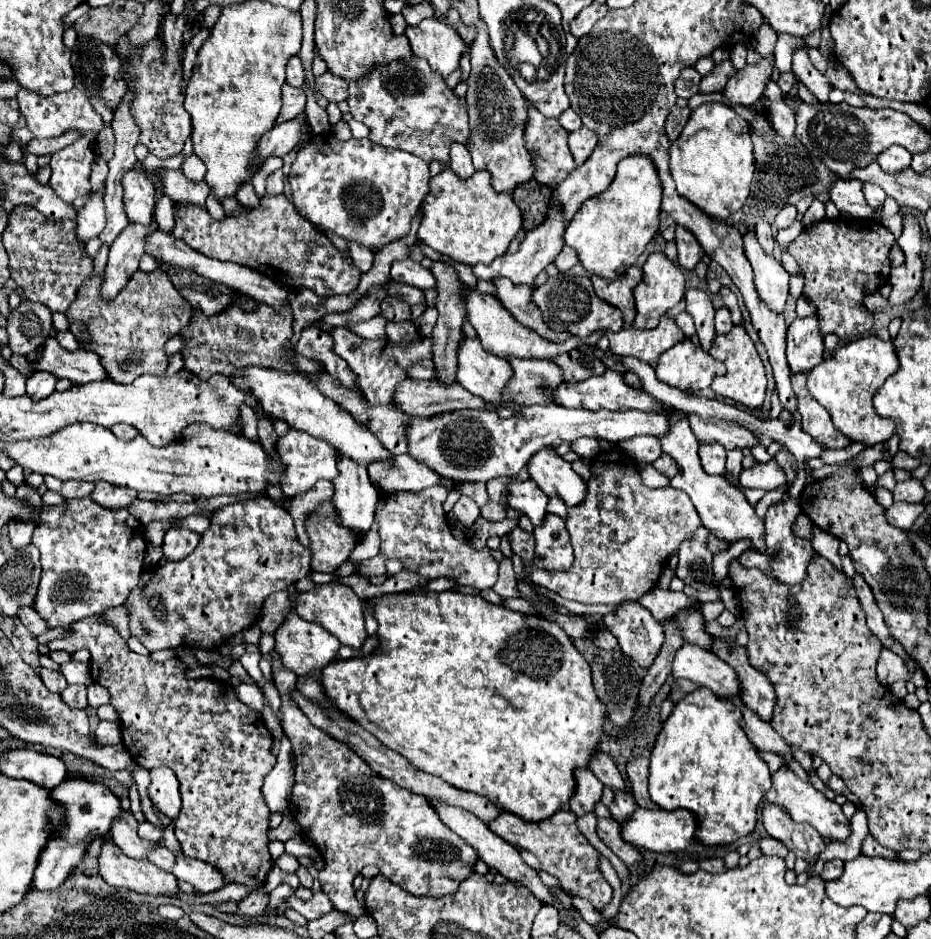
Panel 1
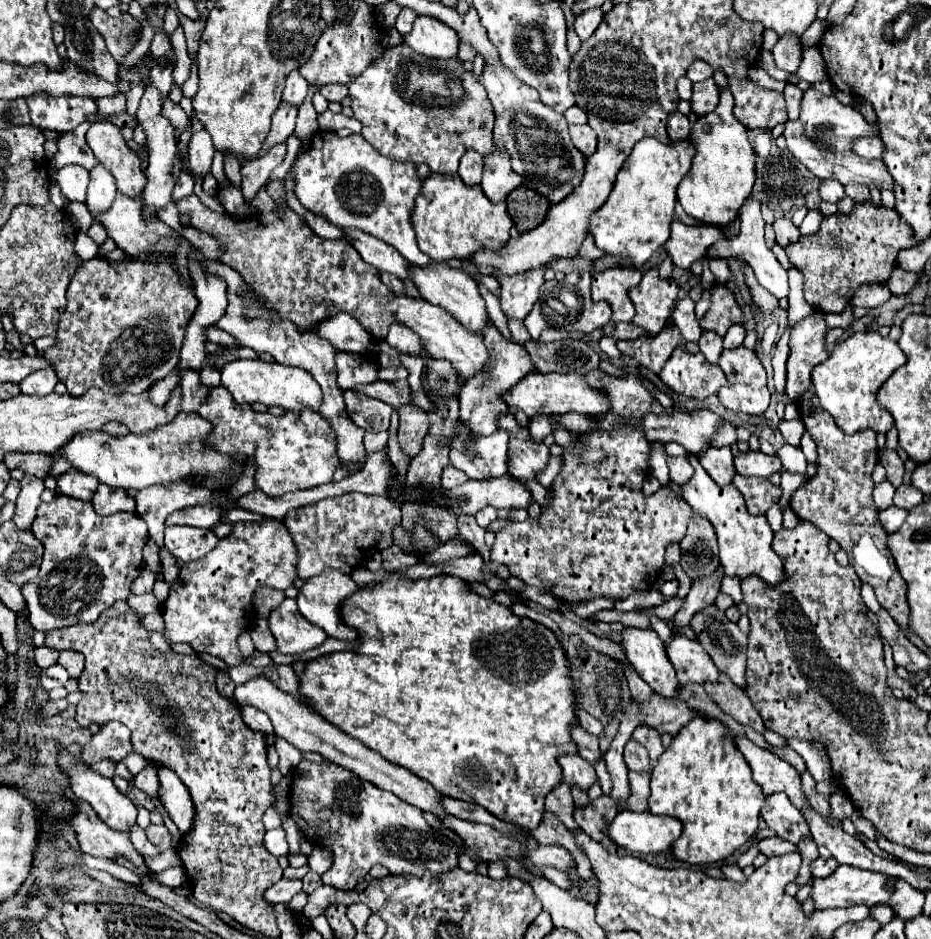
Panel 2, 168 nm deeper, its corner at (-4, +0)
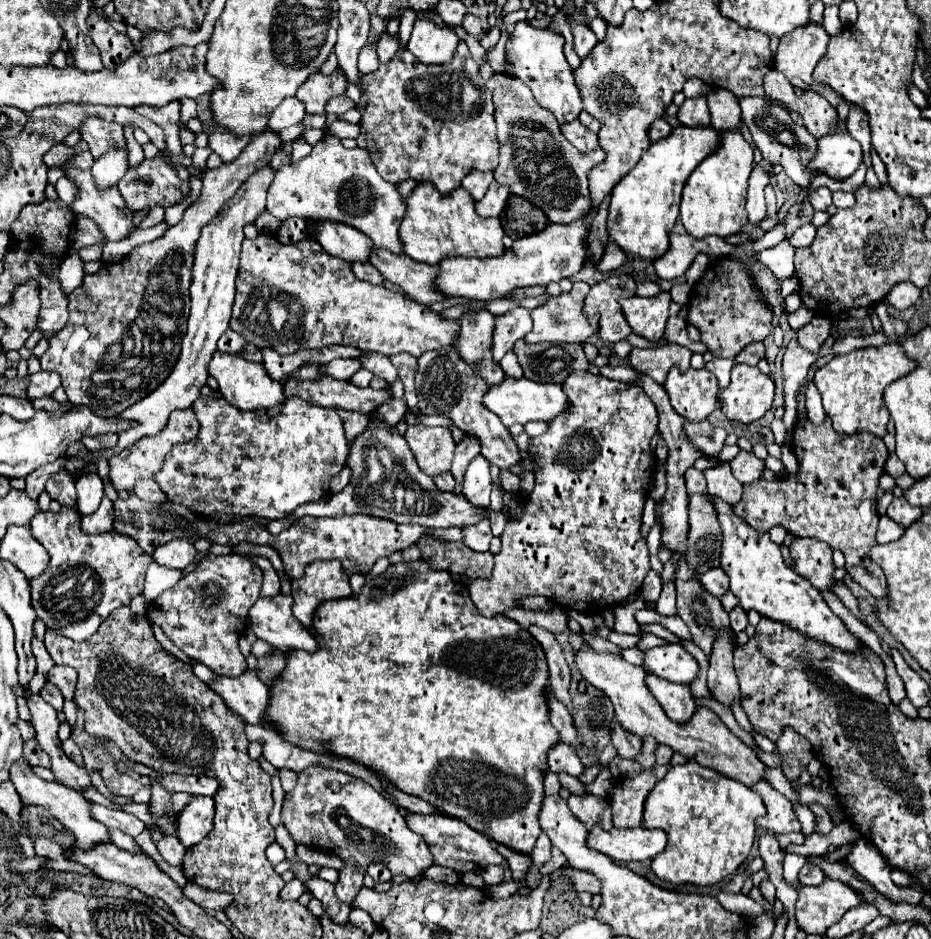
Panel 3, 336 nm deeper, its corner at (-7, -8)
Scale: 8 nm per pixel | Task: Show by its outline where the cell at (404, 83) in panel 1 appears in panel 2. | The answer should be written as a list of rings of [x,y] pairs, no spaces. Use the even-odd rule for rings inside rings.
[[[404,42],[388,49],[380,59],[376,59],[356,81],[350,85],[350,99],[354,117],[364,125],[362,137],[378,149],[378,153],[396,159],[396,161],[414,161],[426,163],[434,173],[456,173],[458,161],[466,149],[476,149],[480,155],[492,151],[492,127],[494,111],[484,87],[472,77],[472,73],[462,69],[458,59],[450,59],[446,69],[438,69],[432,59],[424,59],[414,53]]]

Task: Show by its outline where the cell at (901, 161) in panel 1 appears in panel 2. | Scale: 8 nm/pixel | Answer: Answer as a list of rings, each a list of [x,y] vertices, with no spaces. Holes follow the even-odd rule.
[[[868,137],[868,139],[856,139],[856,155],[864,159],[882,159],[886,153],[886,147],[880,137]]]

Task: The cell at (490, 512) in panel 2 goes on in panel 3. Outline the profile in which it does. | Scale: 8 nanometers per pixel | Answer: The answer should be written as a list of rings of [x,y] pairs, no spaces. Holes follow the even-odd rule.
[[[483,519],[471,527],[463,527],[463,545],[477,551],[477,553],[483,553],[483,551],[489,551],[489,541],[491,541],[491,527],[489,527],[489,521]]]

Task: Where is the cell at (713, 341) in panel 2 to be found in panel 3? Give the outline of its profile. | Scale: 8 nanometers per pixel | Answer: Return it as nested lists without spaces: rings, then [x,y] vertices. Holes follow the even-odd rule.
[[[717,357],[717,359],[713,359],[713,361],[709,361],[705,367],[717,377],[717,381],[719,381],[719,389],[725,389],[727,385],[729,385],[729,375],[731,375],[731,367],[733,367],[733,359],[721,359],[721,357]]]

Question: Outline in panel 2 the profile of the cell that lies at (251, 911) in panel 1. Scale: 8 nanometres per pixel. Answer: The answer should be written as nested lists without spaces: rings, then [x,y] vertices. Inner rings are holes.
[[[280,879],[278,883],[274,883],[270,889],[264,891],[264,899],[274,905],[274,903],[288,903],[294,895],[298,895],[302,891],[302,881],[288,881],[288,879]]]

